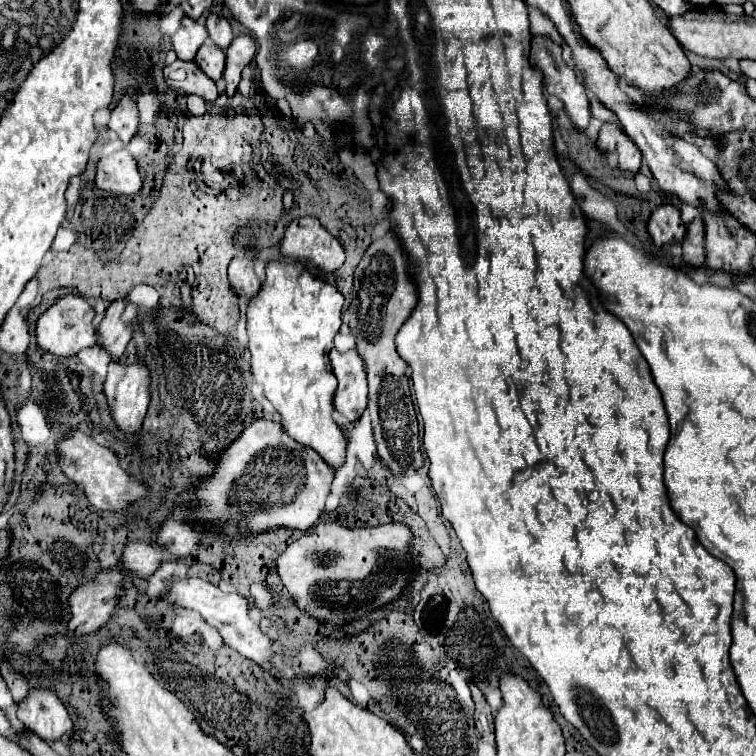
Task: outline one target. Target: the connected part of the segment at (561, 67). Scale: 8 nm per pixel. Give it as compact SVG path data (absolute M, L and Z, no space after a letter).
M533 37L533 65L539 67L545 75L545 89L551 95L557 95L573 127L585 131L591 119L591 107L585 93L585 87L577 83L575 73L561 59L561 45L553 43L549 37Z

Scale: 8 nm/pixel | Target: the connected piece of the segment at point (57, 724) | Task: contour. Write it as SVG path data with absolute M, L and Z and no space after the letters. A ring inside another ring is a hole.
M45 689L31 691L29 697L19 703L17 717L27 729L49 743L63 739L71 741L75 735L73 721L65 705L51 691Z

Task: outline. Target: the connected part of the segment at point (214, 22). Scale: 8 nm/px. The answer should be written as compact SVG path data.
M209 13L209 17L207 17L207 31L209 31L211 41L213 41L217 47L221 47L221 49L227 49L229 43L233 41L231 25L229 25L229 21L227 21L223 15Z

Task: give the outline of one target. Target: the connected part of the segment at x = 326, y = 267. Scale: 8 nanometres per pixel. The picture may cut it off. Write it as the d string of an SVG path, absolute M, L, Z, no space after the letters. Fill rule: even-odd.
M315 217L293 219L285 229L279 251L283 257L305 261L325 273L333 273L345 263L343 245Z

